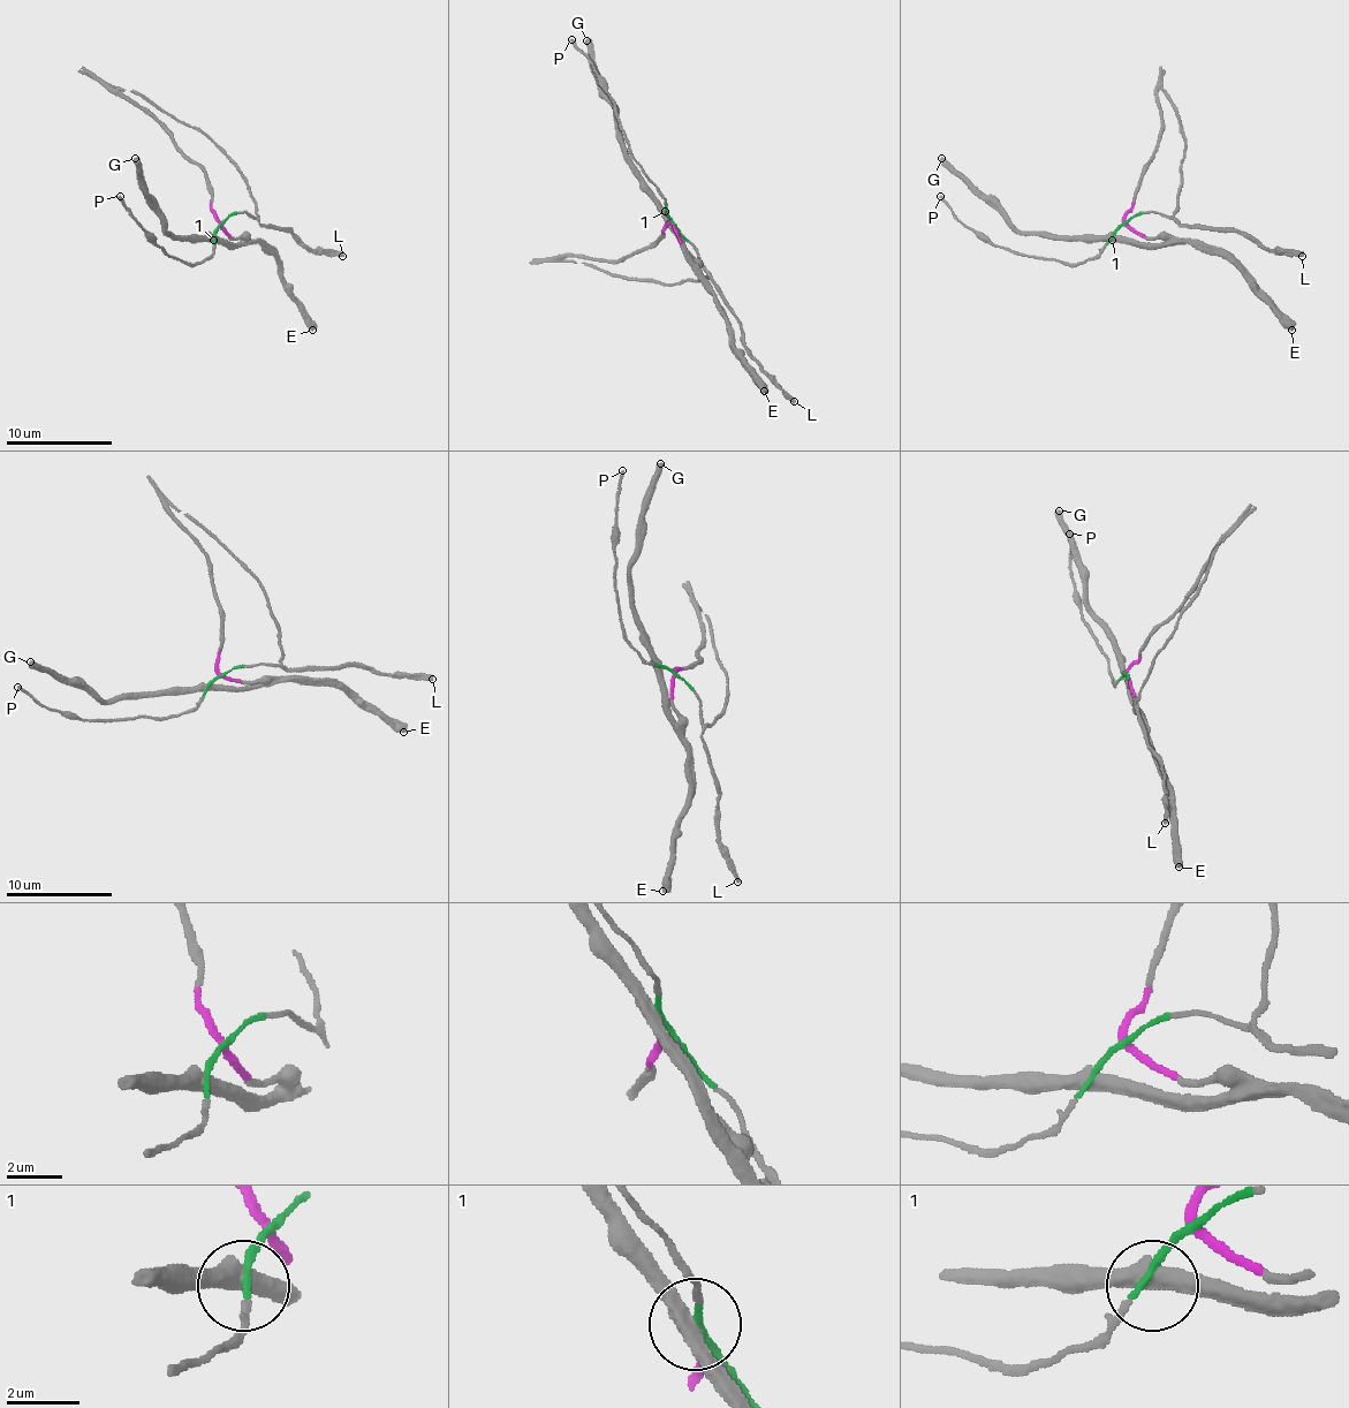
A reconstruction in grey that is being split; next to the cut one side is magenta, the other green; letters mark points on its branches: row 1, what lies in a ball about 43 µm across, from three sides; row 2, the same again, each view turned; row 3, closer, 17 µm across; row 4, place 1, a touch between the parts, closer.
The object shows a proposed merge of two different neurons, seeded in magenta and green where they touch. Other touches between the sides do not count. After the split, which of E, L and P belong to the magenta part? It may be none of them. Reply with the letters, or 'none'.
E

